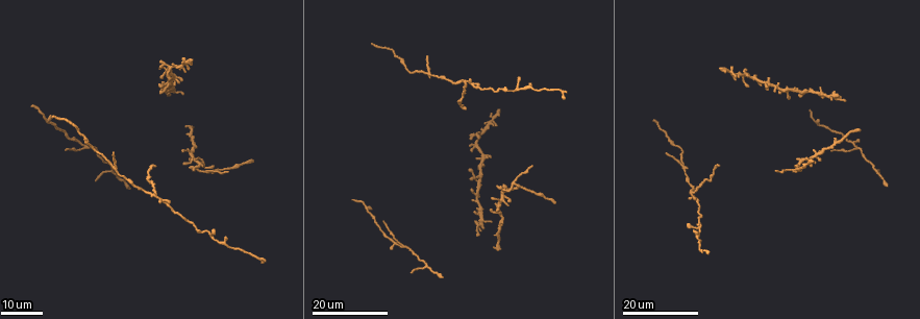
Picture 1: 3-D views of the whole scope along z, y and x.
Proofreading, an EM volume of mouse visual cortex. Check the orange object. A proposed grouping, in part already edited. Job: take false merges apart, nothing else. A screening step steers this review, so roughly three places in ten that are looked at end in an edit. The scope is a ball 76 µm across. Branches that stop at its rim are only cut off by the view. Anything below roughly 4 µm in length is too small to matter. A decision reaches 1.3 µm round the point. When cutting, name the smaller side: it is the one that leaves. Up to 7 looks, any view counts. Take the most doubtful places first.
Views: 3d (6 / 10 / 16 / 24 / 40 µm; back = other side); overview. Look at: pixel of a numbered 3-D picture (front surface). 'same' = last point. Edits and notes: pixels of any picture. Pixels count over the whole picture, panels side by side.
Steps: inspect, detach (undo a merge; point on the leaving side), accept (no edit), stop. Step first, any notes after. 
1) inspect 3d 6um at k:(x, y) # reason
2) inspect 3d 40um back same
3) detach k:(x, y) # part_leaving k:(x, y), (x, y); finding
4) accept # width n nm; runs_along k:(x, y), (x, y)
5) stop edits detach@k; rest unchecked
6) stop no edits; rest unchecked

inspect 3d 16um at 1:(683, 164) # looks like a crossing

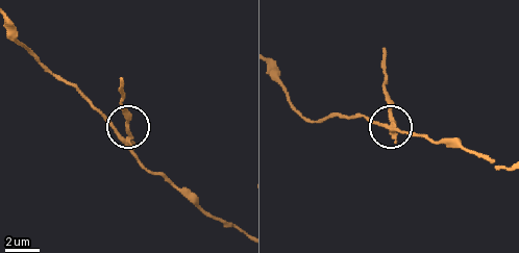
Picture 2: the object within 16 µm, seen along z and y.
inspect 3d 6um at 2:(385, 127)

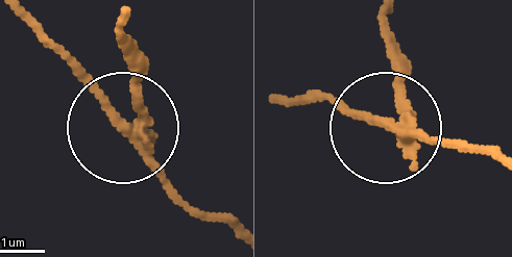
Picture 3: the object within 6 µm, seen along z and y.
inspect 3d 6um back at 3:(122, 121)

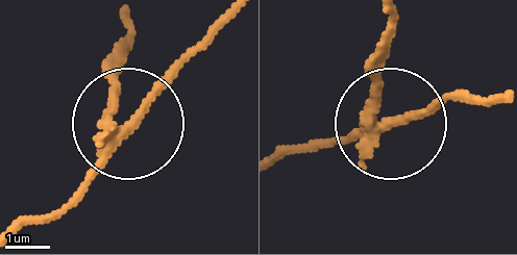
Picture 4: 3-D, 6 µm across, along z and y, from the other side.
detach 4:(115, 82) # arms 4; part_leaving 4:(106, 137), (106, 74), (128, 29); two cells meet here

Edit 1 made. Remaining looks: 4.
inspect 3d 16um at 1:(156, 195) # side arm on a straight run

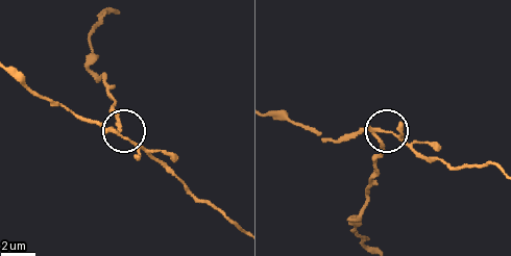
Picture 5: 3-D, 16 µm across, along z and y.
inspect 3d 10um at 5:(120, 134)

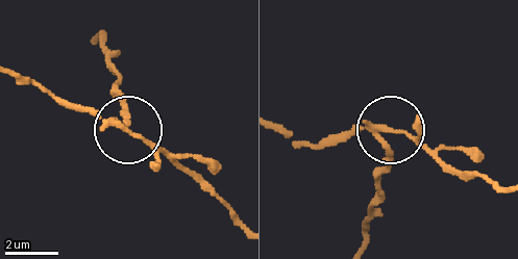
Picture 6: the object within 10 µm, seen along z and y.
inspect 3d 6um at 6:(390, 127)

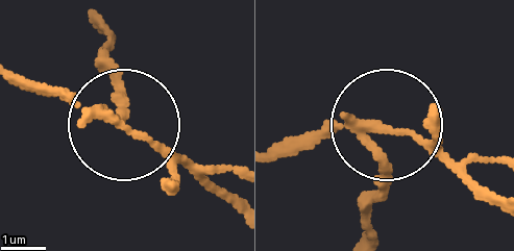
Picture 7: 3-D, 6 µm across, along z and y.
detach 7:(123, 105) # width 160 nm; part_leaving 7:(92, 107), (115, 104), (103, 29); two cells meet here

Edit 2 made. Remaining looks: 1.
stop edits detach@4, detach@7; rest unchecked

